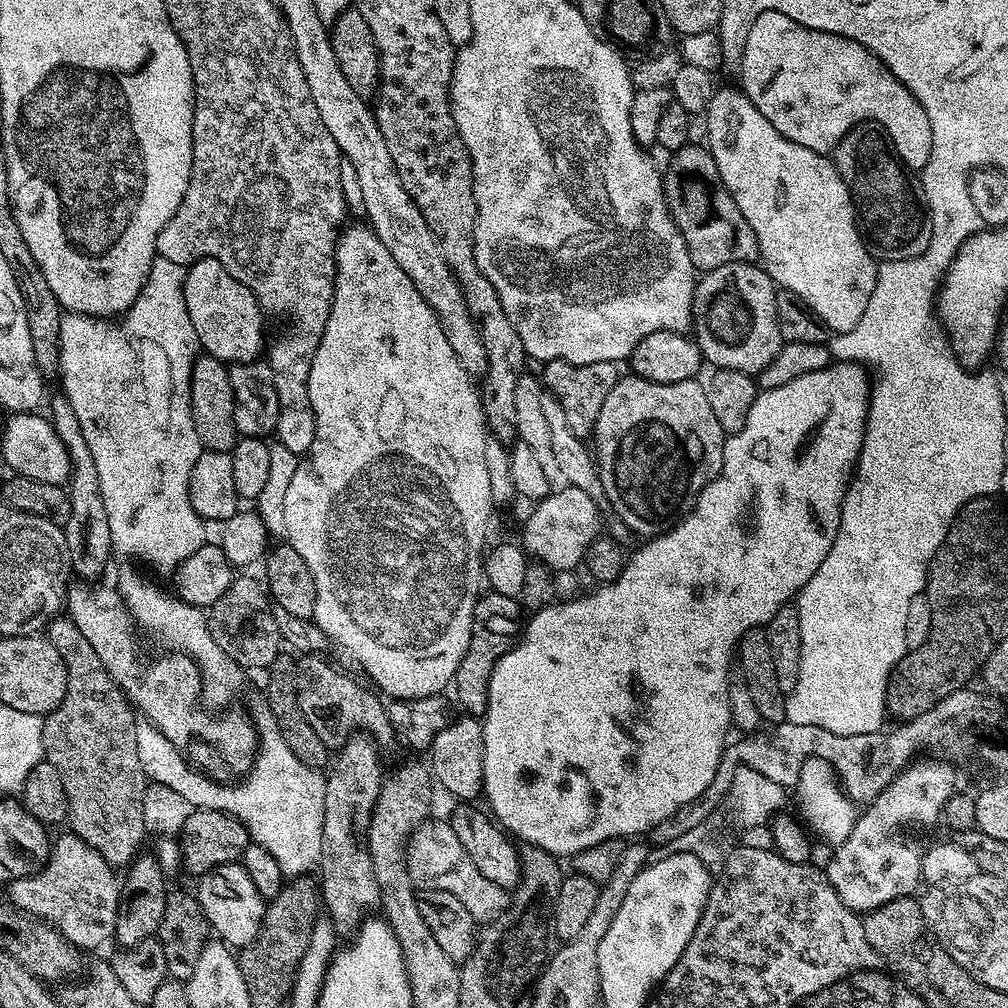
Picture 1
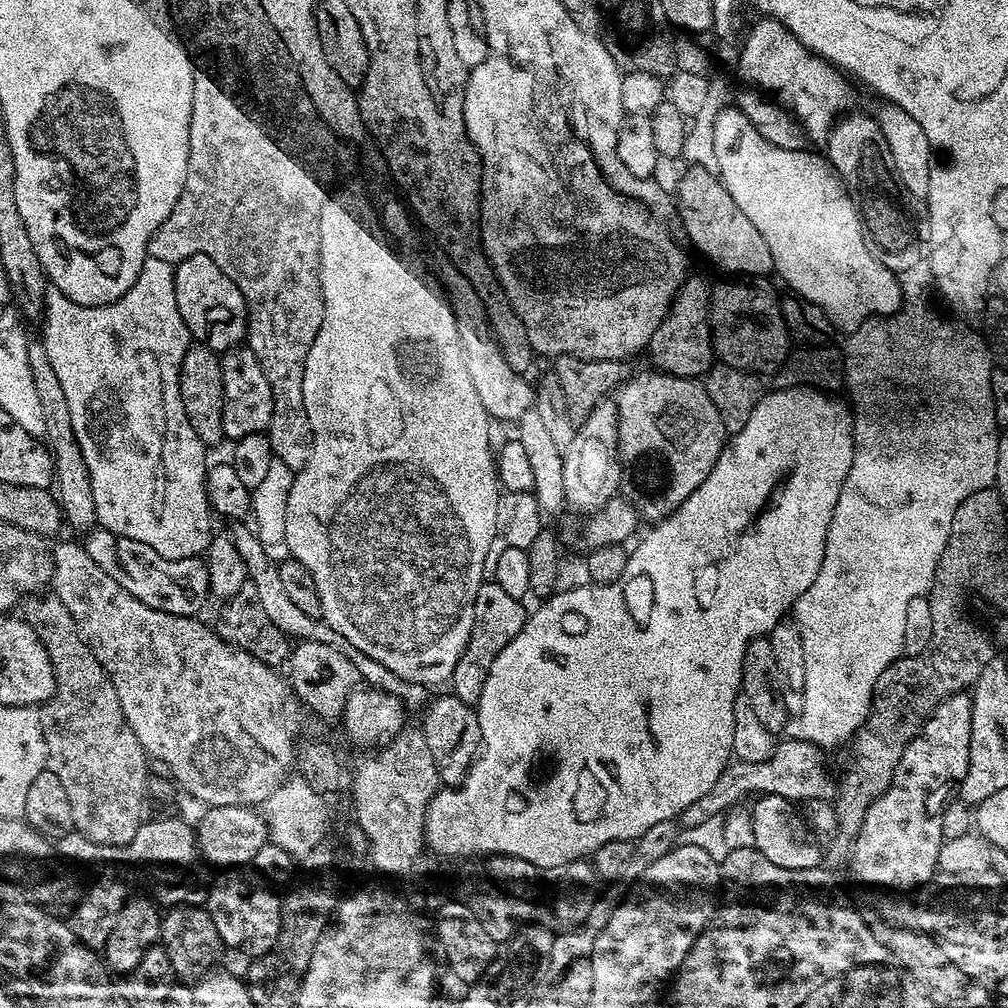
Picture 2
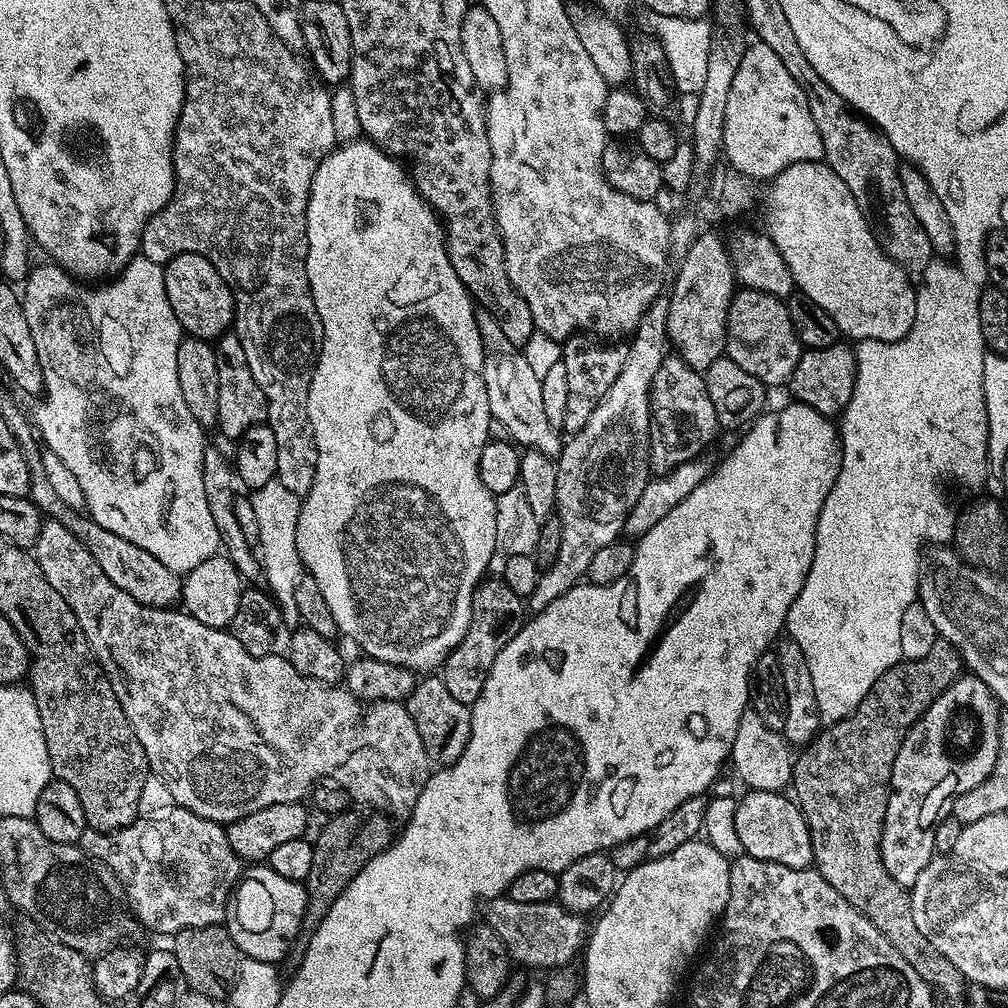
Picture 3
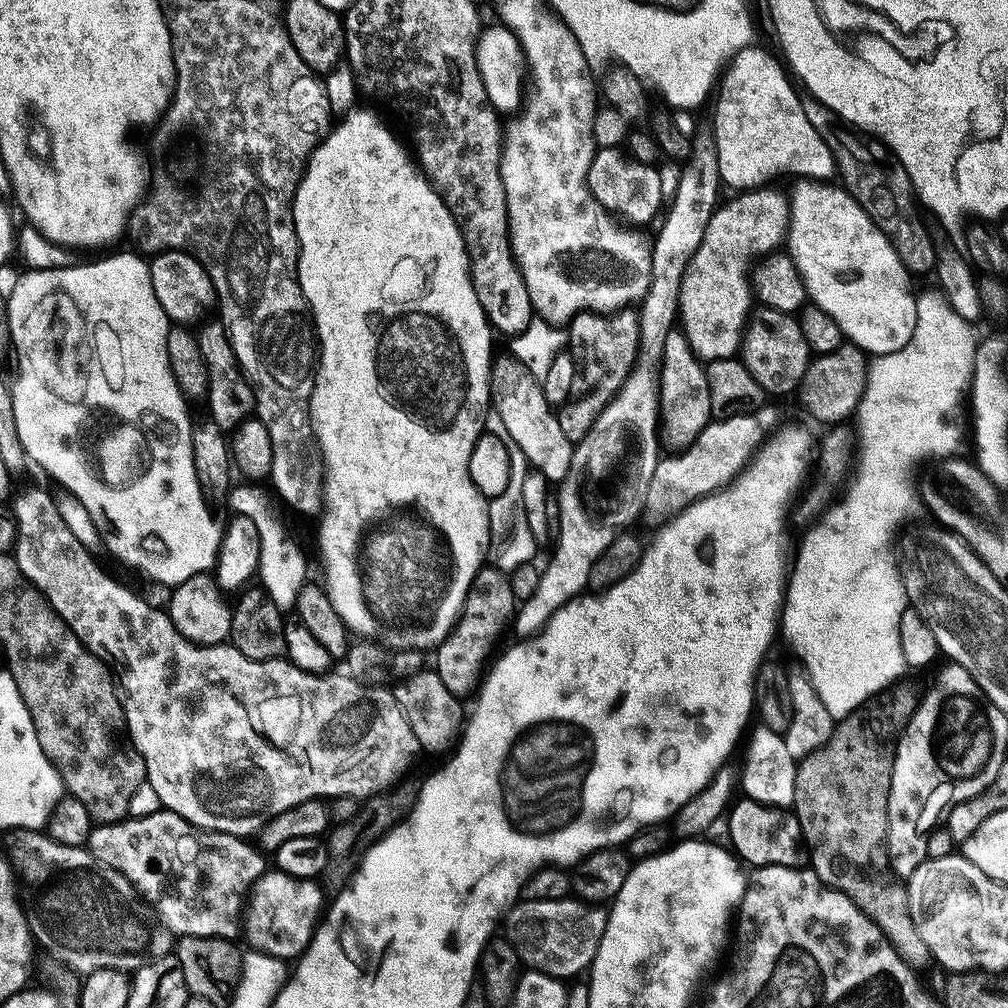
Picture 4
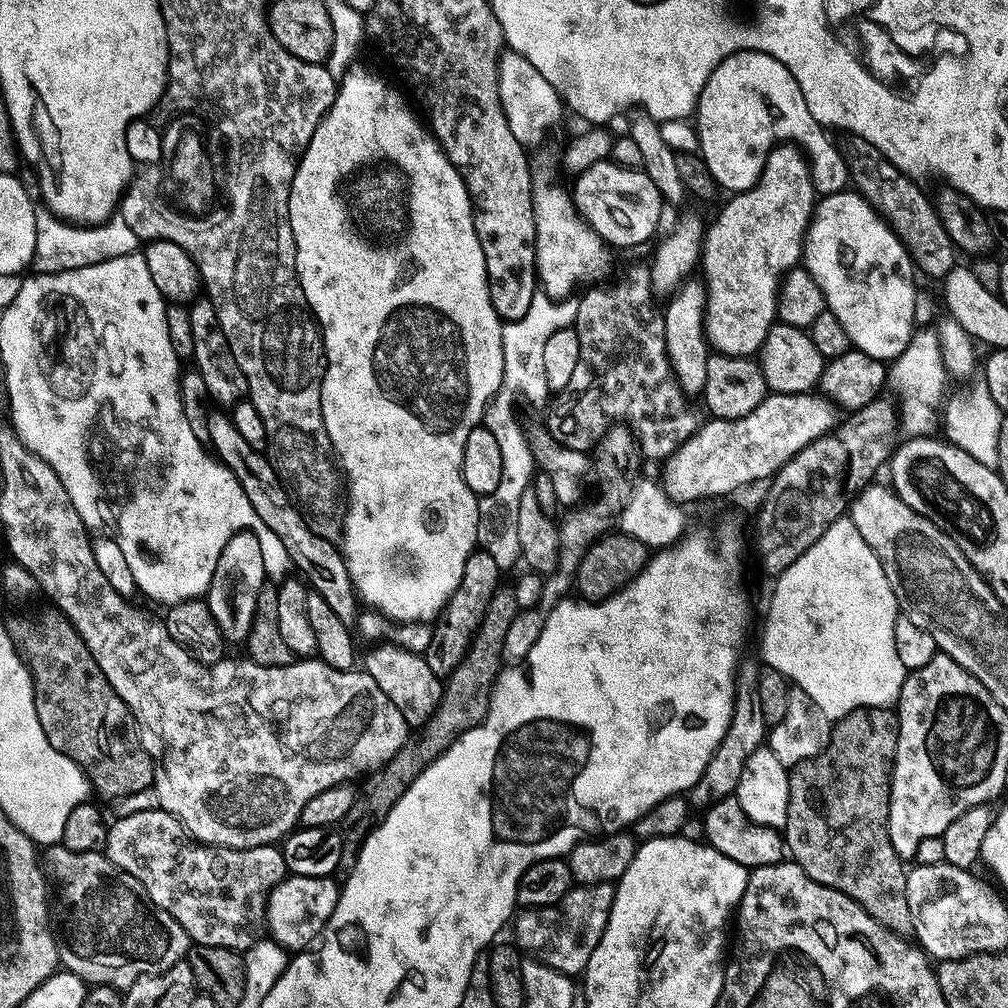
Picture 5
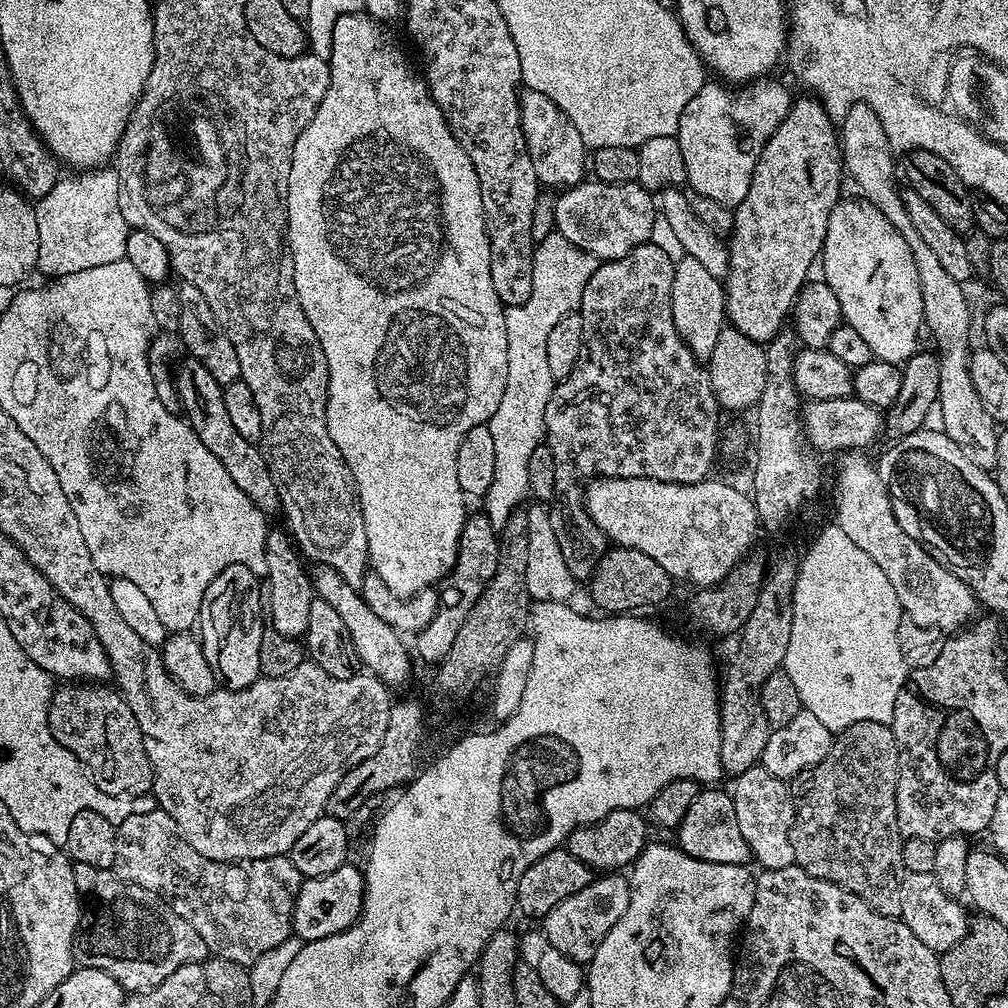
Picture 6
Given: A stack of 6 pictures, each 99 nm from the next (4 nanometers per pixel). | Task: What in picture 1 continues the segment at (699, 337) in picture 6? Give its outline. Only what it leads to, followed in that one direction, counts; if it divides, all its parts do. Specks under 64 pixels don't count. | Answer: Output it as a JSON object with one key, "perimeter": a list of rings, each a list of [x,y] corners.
{"perimeter":[[[635,374],[621,375],[620,381],[614,386],[614,390],[610,390],[610,394],[606,394],[606,402],[602,402],[602,410],[598,410],[598,418],[596,419],[596,427],[594,429],[594,441],[596,440],[596,448],[594,444],[594,459],[600,469],[600,477],[602,478],[602,486],[604,487],[604,499],[616,513],[615,519],[620,520],[627,526],[629,533],[636,532],[640,538],[655,538],[663,536],[665,532],[675,528],[696,505],[696,500],[700,497],[700,491],[713,480],[714,477],[720,475],[722,466],[724,465],[724,441],[726,434],[722,430],[722,426],[718,426],[718,418],[714,418],[714,410],[710,407],[710,398],[708,397],[707,387],[699,379],[687,380],[686,382],[674,382],[673,384],[659,384],[658,382],[650,382],[643,380],[641,376]]]}

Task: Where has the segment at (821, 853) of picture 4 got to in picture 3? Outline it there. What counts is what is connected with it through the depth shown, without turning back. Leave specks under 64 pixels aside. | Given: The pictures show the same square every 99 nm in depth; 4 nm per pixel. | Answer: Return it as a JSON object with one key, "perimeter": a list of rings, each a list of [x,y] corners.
{"perimeter":[[[937,639],[934,650],[926,654],[926,658],[917,660],[901,659],[890,670],[886,670],[870,686],[866,698],[858,702],[858,706],[848,716],[841,720],[829,723],[817,735],[811,744],[803,749],[804,752],[795,757],[792,762],[791,791],[794,799],[800,806],[800,812],[806,818],[806,826],[810,830],[810,842],[812,843],[812,858],[817,872],[867,918],[867,920],[881,934],[888,939],[890,946],[914,966],[914,974],[922,978],[932,989],[937,997],[945,996],[948,1000],[963,1001],[966,996],[966,981],[964,975],[926,938],[922,938],[922,930],[914,922],[914,910],[909,889],[903,888],[886,870],[880,853],[880,839],[882,838],[882,826],[884,815],[888,805],[888,792],[892,789],[892,771],[894,770],[894,758],[898,758],[898,750],[906,738],[909,730],[916,725],[918,718],[926,709],[936,701],[938,694],[945,692],[953,682],[962,674],[962,661],[960,653],[952,644],[945,640]]]}

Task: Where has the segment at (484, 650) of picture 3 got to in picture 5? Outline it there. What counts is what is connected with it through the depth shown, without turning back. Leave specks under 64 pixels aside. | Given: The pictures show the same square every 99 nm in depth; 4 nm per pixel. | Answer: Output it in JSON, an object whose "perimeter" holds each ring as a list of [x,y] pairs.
{"perimeter":[[[477,550],[470,554],[470,558],[466,558],[466,570],[462,570],[462,582],[458,582],[458,590],[454,590],[443,612],[435,621],[430,644],[422,654],[424,661],[430,666],[430,670],[434,670],[436,676],[447,678],[468,653],[472,636],[486,614],[486,606],[490,606],[490,598],[496,589],[501,587],[500,576],[502,569],[488,552]]]}

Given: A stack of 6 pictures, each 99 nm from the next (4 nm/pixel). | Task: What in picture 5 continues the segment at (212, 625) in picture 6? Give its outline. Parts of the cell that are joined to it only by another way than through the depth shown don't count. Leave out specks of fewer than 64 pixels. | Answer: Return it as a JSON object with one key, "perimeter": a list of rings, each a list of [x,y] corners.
{"perimeter":[[[236,532],[219,555],[211,586],[206,593],[206,603],[211,616],[220,628],[221,637],[227,643],[230,641],[242,644],[251,635],[258,594],[266,579],[262,548],[257,536],[253,532]]]}

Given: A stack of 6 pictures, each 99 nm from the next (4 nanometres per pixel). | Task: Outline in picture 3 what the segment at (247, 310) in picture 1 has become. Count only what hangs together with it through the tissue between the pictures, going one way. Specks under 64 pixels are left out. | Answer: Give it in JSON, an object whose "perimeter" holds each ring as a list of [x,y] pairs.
{"perimeter":[[[193,252],[178,254],[164,265],[164,281],[166,298],[170,298],[170,310],[174,310],[181,329],[187,335],[212,342],[233,327],[236,303],[232,288],[205,256]]]}

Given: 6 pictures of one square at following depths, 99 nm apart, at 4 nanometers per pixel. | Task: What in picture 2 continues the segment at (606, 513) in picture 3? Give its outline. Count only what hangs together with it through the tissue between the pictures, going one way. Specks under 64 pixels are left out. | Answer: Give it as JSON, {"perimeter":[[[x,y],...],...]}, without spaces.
{"perimeter":[[[606,398],[585,418],[584,423],[577,427],[574,442],[570,442],[564,452],[562,486],[569,509],[578,508],[591,514],[607,508],[608,503],[621,491],[619,451],[616,405]]]}

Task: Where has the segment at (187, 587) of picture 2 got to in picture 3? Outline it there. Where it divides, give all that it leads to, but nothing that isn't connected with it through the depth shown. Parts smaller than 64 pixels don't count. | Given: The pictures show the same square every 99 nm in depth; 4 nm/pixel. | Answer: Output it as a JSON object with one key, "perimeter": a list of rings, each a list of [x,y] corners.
{"perimeter":[[[39,454],[25,455],[25,462],[29,468],[29,499],[34,501],[36,508],[49,519],[61,522],[62,526],[77,536],[84,546],[90,550],[94,560],[101,567],[106,578],[134,598],[140,605],[148,605],[151,608],[173,607],[180,600],[180,592],[183,588],[181,577],[166,567],[152,554],[126,541],[113,531],[99,526],[91,517],[81,514],[68,506],[62,498],[59,498],[54,486],[49,483]]]}

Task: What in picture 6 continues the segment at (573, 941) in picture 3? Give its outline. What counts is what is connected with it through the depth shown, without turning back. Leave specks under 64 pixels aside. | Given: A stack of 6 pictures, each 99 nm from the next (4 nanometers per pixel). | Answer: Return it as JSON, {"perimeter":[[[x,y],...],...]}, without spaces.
{"perimeter":[[[600,874],[586,886],[586,890],[578,890],[578,894],[570,894],[566,902],[558,902],[550,914],[542,918],[542,930],[550,943],[566,958],[578,965],[587,965],[594,958],[598,946],[602,946],[602,938],[610,934],[614,922],[626,914],[626,906],[630,906],[630,886],[628,876],[624,874]]]}

